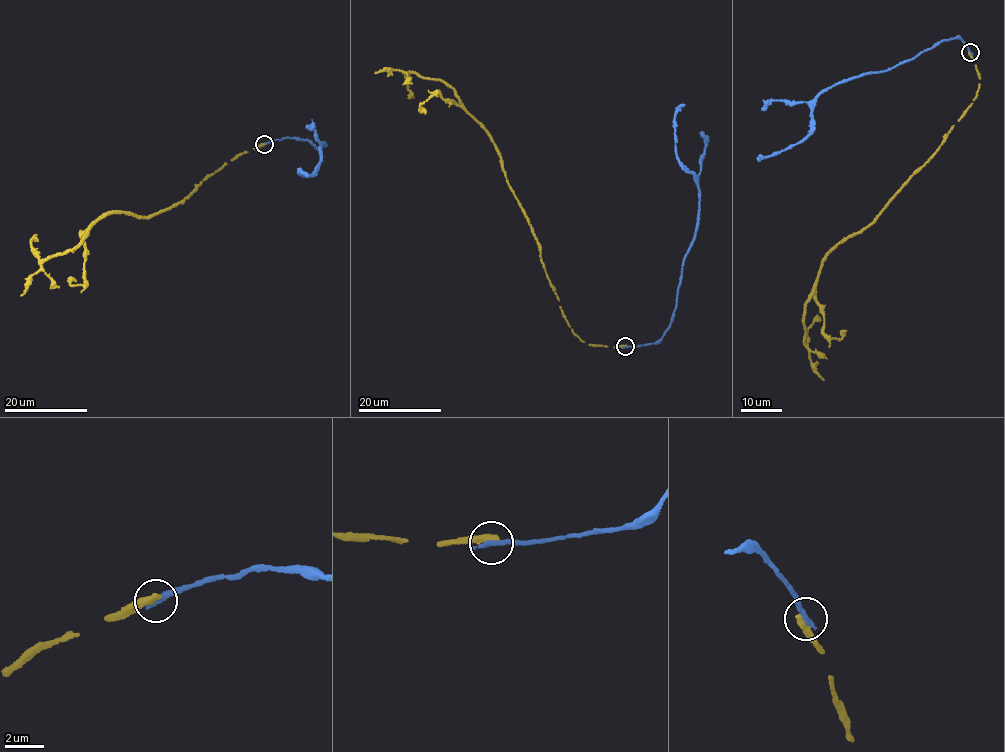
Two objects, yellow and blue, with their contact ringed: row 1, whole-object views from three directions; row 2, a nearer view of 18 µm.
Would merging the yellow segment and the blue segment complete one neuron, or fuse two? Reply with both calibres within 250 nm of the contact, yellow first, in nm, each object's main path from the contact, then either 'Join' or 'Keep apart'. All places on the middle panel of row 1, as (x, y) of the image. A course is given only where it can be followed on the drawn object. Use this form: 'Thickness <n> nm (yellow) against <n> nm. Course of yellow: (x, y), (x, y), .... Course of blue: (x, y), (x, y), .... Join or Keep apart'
Thickness 380 nm (yellow) against 380 nm. Course of yellow: (625, 346), (590, 345), (569, 327), (502, 158), (490, 133), (456, 92), (440, 80), (410, 73), (414, 98). Course of blue: (625, 347), (660, 342), (667, 330), (693, 237), (699, 200), (678, 158), (675, 132), (684, 105). Keep apart

